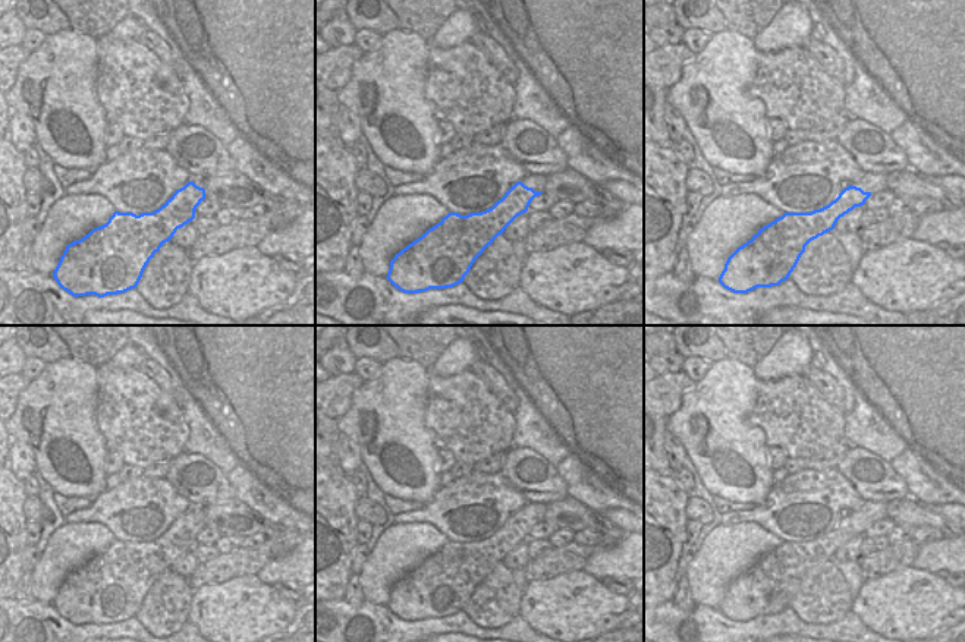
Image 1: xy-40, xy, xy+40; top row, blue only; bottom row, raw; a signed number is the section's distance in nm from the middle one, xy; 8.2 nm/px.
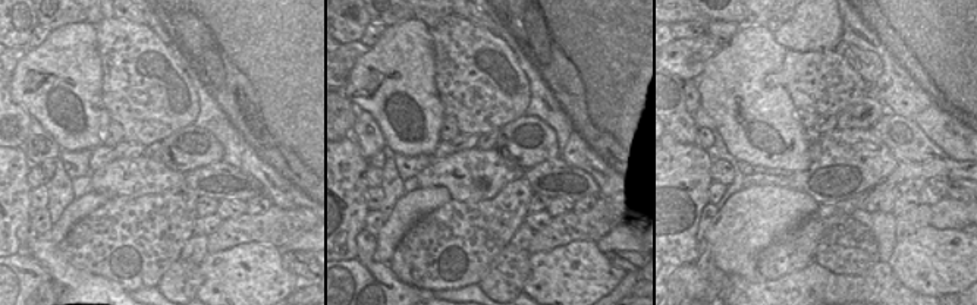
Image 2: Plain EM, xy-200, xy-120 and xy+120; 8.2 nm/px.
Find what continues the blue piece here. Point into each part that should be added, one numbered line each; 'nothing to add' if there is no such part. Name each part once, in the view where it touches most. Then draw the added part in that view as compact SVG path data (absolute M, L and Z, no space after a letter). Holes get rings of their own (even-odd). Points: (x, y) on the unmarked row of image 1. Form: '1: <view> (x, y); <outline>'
nothing to add

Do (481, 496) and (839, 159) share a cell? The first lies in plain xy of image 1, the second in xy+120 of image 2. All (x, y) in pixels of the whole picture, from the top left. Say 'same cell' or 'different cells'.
same cell

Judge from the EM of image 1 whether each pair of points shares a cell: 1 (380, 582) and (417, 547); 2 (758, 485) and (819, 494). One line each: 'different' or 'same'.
1: same
2: different

